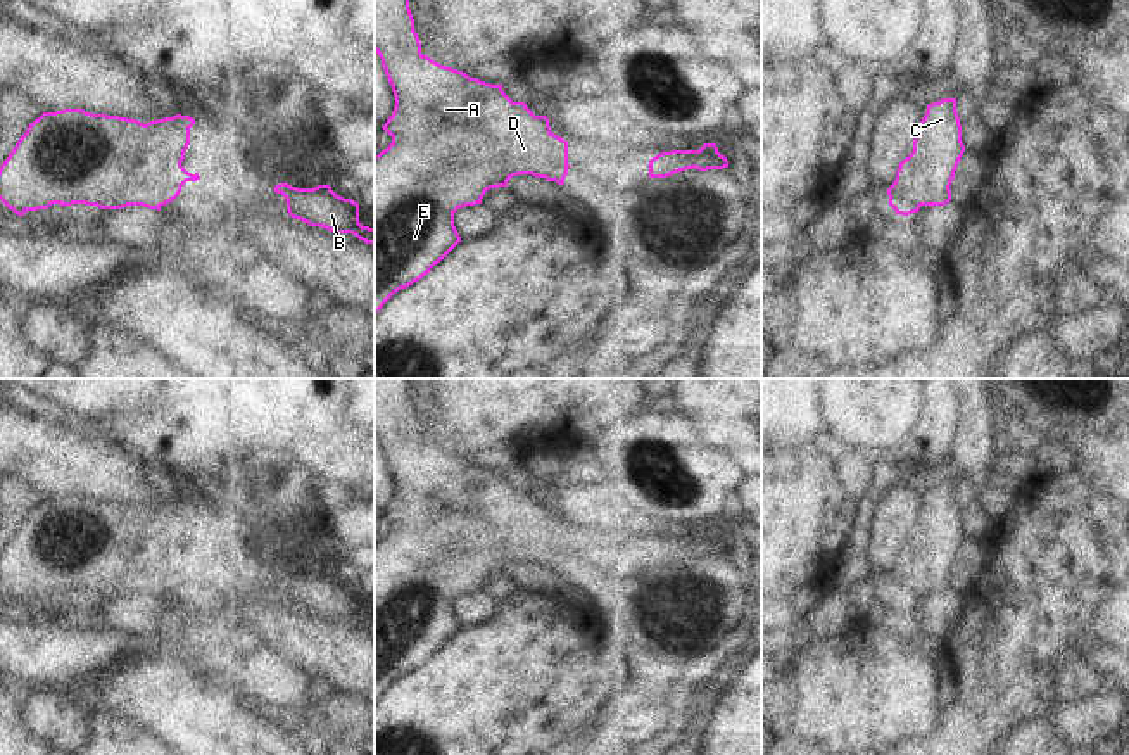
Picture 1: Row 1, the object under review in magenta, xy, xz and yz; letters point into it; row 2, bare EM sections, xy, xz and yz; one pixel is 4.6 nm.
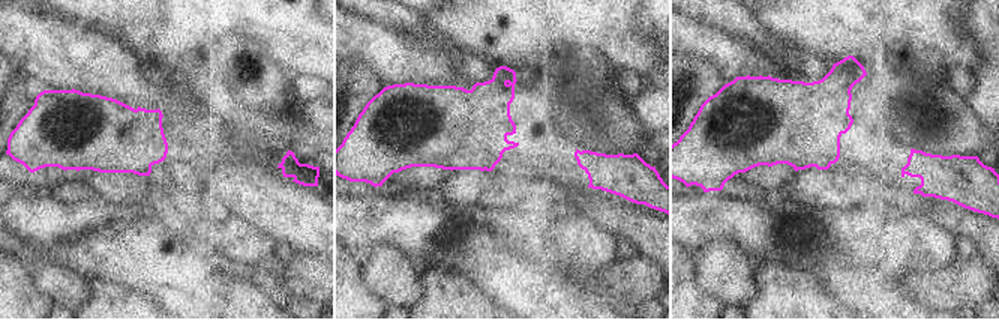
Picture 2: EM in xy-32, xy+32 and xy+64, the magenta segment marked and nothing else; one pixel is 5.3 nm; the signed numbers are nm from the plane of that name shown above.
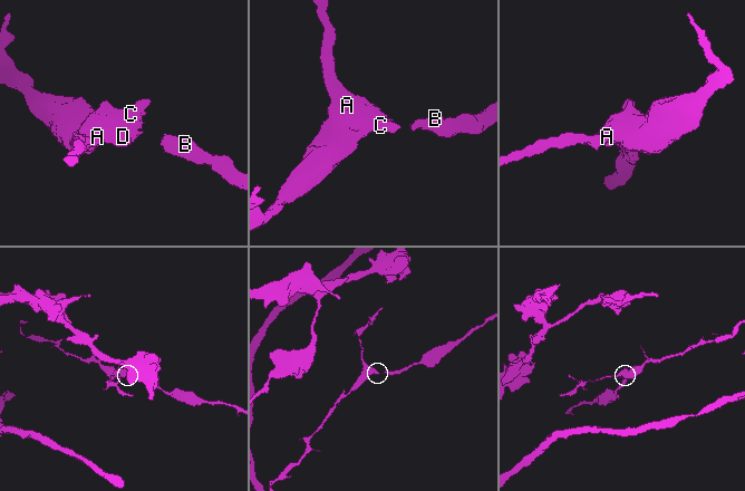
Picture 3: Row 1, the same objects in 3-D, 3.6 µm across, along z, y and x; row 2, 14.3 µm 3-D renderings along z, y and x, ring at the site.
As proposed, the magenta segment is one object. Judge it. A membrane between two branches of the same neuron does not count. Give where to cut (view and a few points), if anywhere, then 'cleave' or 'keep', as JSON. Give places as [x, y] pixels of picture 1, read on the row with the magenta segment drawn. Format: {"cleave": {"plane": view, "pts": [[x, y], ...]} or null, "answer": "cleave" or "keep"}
{"cleave": null, "answer": "keep"}

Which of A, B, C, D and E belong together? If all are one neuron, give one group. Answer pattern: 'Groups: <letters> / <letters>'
Groups: A B C D E

